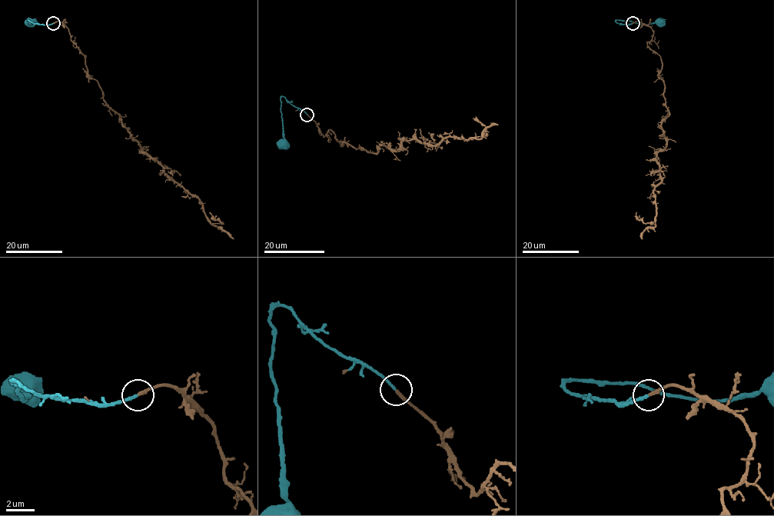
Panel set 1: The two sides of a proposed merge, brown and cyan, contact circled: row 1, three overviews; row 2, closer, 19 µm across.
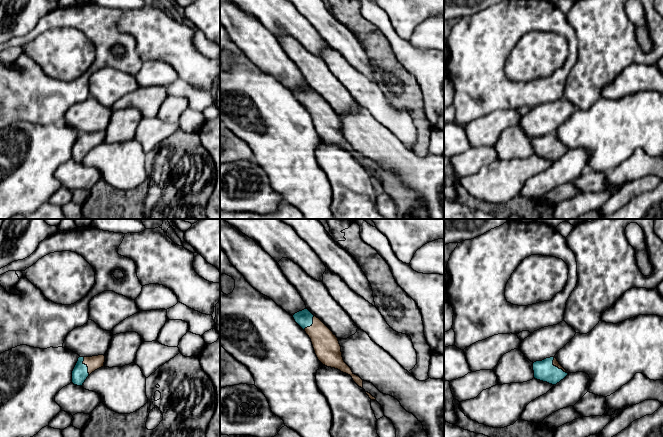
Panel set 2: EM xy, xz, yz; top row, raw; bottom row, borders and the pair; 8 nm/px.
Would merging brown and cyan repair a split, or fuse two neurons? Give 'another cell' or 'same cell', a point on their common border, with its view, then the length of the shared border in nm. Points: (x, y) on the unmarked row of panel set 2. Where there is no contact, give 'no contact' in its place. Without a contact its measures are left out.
same cell | yz (556, 142) | 170 nm

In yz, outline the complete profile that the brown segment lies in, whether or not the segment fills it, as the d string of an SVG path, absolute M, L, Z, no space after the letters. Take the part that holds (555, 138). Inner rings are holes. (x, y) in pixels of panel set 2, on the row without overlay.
M555 133L534 138L533 147L535 155L552 161L556 161L568 151Z

